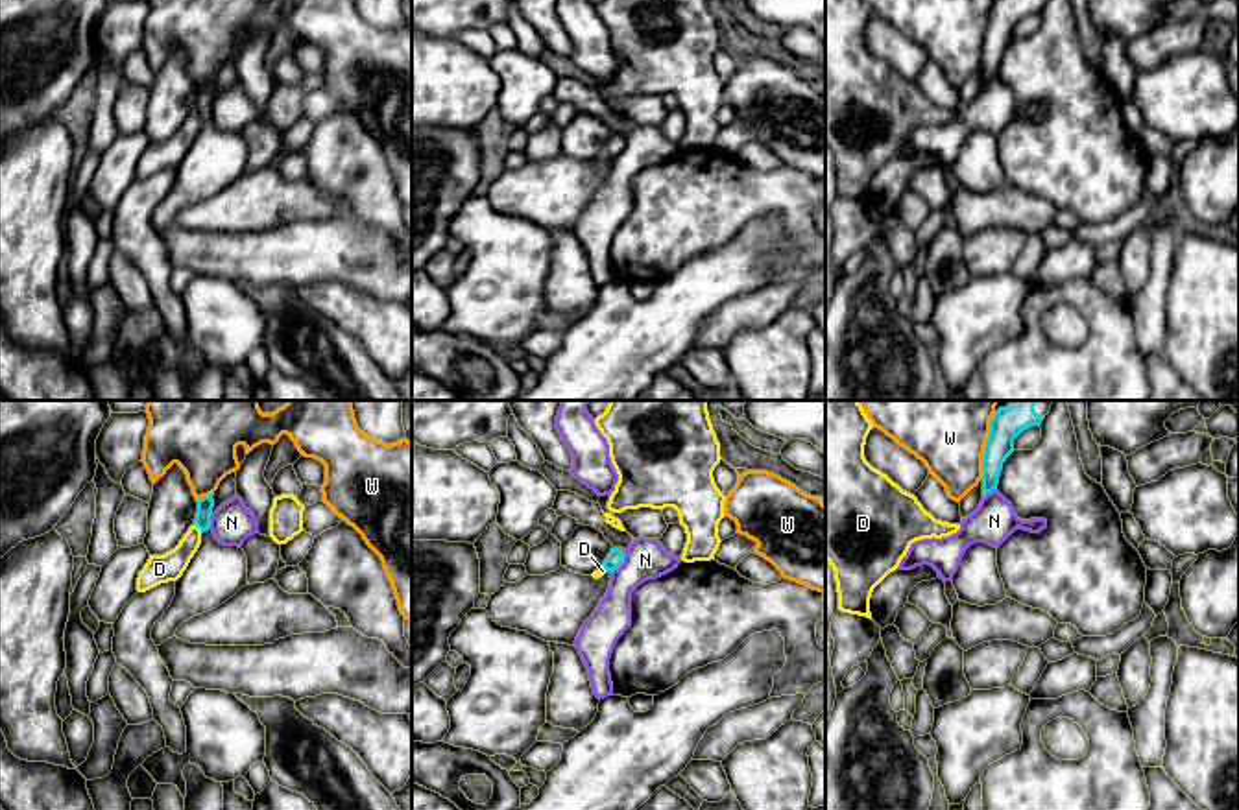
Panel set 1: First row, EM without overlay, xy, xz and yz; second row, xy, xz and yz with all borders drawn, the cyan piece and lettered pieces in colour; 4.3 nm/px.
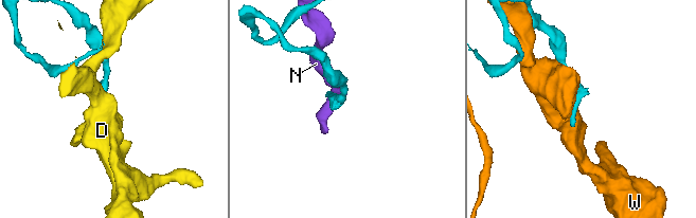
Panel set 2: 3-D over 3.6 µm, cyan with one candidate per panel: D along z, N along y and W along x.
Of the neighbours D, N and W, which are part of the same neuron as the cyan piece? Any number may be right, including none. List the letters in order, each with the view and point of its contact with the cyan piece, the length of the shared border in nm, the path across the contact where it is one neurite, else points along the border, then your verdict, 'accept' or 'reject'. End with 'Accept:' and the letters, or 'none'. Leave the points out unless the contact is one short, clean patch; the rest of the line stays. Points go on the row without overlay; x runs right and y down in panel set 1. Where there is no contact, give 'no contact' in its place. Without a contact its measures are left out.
D: meets cyan in xy at (198, 113); contact 60 nm long; reject
N: meets cyan in xz at (617, 154); contact 100 nm long; reject
W: meets cyan in yz at (985, 34); contact 300 nm long; reject
Accept: none

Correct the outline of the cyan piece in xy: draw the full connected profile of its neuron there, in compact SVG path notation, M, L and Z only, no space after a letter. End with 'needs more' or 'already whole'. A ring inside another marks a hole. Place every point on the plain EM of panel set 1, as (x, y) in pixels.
M214 79L198 87L194 111L201 116L201 131L183 162L175 168L175 183L151 216L161 232L175 223L177 214L216 196L247 172L247 144L238 133L220 131L211 116Z | needs more

